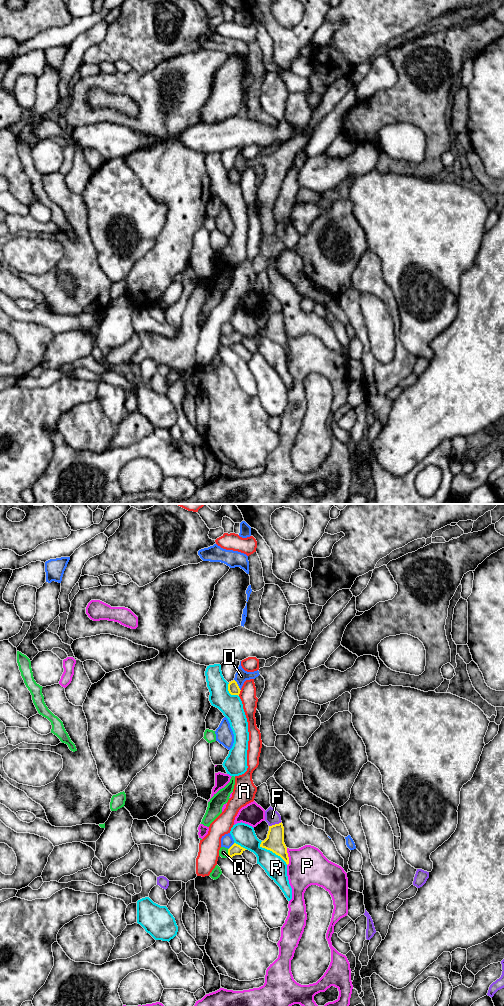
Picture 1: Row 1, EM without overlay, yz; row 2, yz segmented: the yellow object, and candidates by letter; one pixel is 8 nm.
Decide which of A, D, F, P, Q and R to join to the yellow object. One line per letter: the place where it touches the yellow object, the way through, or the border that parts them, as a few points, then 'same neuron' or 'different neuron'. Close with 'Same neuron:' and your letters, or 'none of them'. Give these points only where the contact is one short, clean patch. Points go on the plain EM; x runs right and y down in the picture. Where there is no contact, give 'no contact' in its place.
A: contact yz (239, 181); border yz (241, 178), (238, 183); different neuron
D: contact yz (237, 173); different neuron
F: contact yz (275, 312); different neuron
P: contact yz (288, 345); different neuron
Q: contact yz (228, 341); way yz (235, 337), (228, 341), (223, 340); same neuron
R: contact yz (272, 339); different neuron
Same neuron: Q

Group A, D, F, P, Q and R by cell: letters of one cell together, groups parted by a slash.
A / D / F / P / Q / R

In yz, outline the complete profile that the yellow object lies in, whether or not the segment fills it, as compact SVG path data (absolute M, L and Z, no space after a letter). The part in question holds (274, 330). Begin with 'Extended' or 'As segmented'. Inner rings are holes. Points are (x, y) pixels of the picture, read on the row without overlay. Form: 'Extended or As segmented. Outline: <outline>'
As segmented. Outline: M282 310L269 314L267 326L261 330L260 335L272 339L280 344L288 353L289 345L284 331L284 315Z

